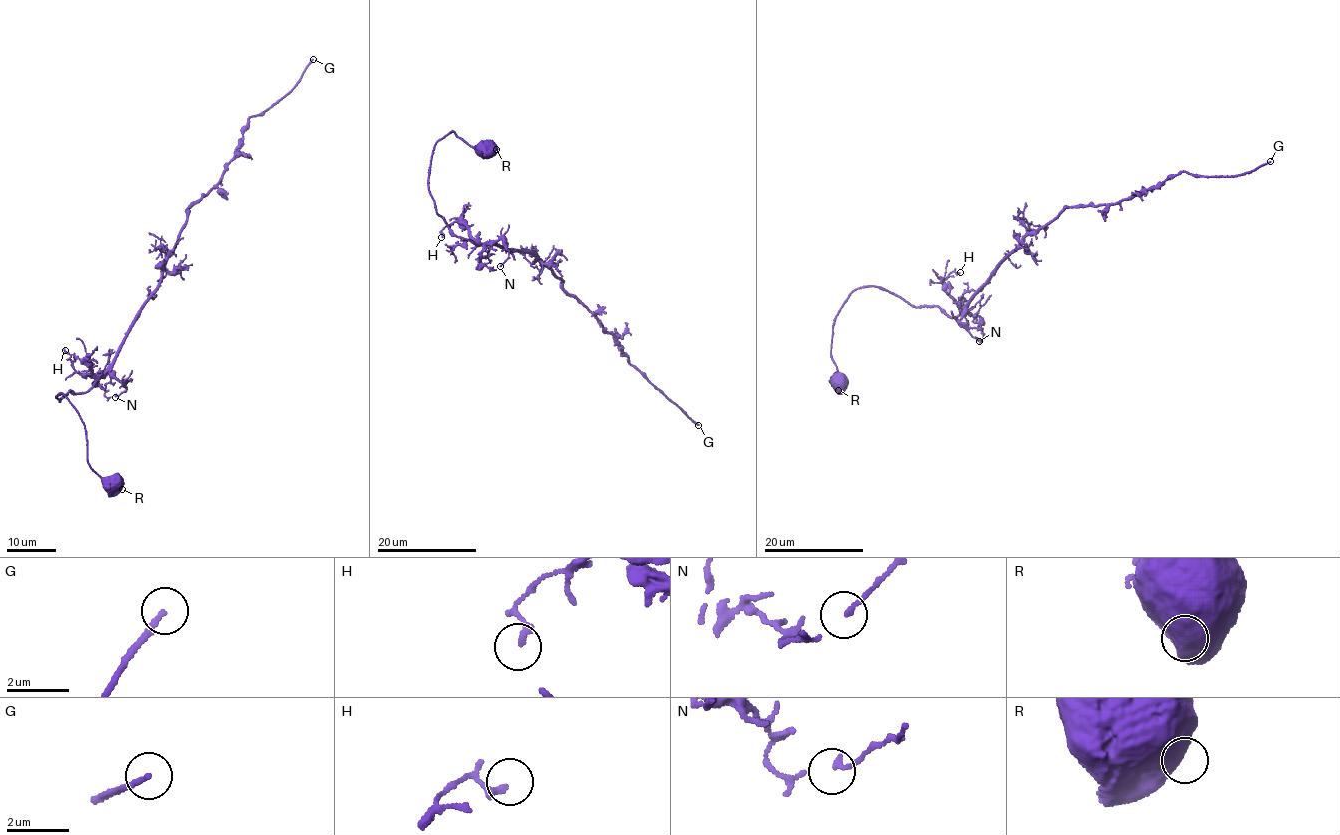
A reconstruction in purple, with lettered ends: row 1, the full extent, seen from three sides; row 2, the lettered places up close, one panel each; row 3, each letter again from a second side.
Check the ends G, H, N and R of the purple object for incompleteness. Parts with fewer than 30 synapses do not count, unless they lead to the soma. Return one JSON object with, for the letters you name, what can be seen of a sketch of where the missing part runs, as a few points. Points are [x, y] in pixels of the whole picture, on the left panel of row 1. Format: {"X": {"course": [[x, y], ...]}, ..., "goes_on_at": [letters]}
{"goes_on_at": ["G"]}

